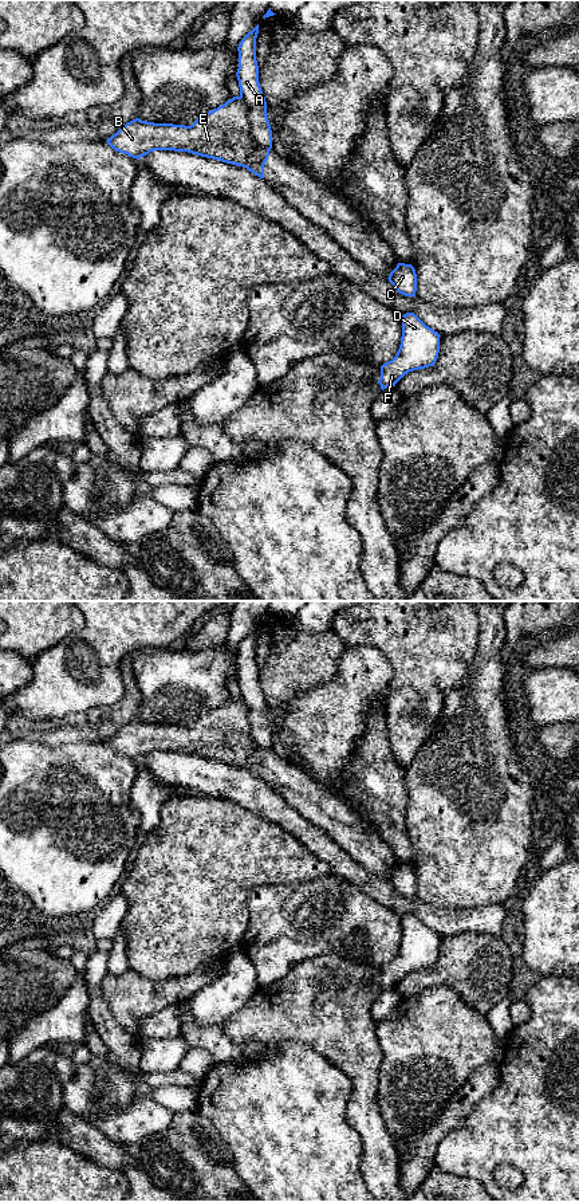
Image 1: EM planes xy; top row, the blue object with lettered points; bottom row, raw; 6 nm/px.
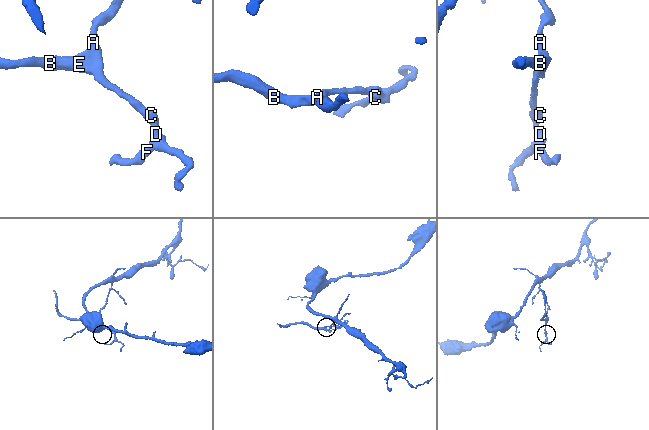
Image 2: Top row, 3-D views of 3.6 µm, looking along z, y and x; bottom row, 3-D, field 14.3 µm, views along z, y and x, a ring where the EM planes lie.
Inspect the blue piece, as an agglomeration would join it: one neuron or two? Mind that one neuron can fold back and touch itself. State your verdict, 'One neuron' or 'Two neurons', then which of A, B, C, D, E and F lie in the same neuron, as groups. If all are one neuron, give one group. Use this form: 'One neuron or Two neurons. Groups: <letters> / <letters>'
Two neurons. Groups: A C D F / B E

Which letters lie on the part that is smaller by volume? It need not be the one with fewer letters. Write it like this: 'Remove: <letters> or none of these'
Remove: B, E

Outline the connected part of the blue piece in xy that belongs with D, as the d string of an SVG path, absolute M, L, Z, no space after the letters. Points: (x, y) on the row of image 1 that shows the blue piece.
M414 313L402 315L402 337L395 357L381 366L381 389L395 386L409 372L433 366L440 353L440 334Z

